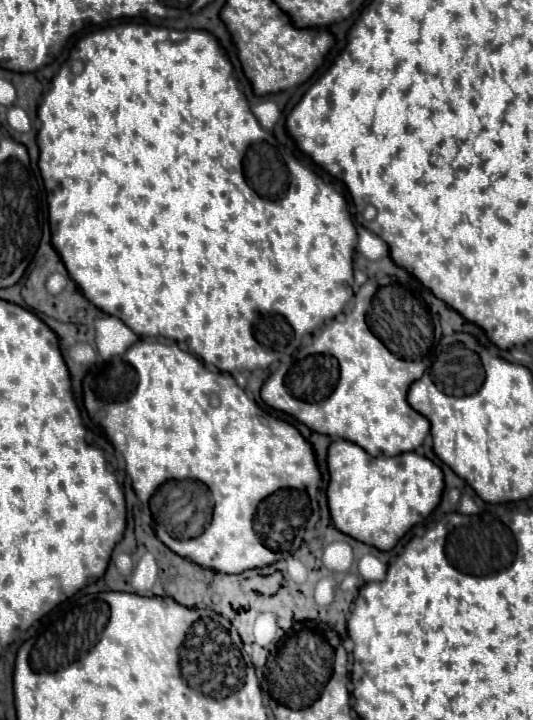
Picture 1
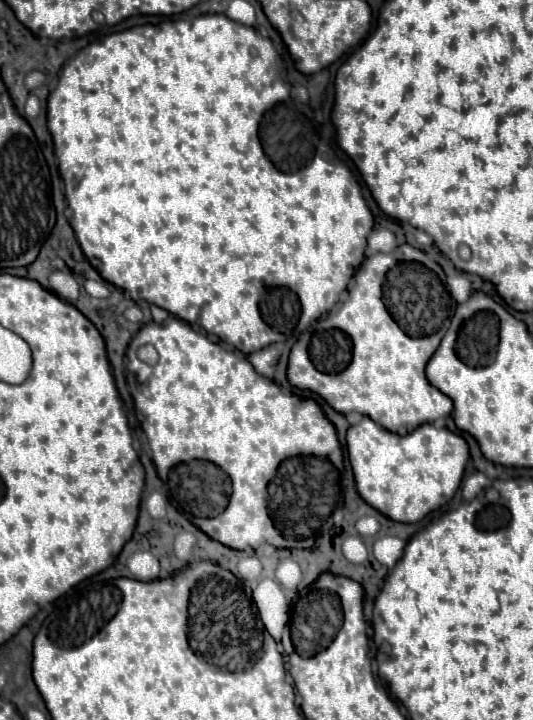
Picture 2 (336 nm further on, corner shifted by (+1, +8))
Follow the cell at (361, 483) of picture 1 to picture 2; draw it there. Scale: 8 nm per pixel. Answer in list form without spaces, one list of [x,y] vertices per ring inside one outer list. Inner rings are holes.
[[[365,416],[359,424],[349,426],[345,440],[359,496],[395,522],[417,522],[449,502],[461,484],[469,458],[463,436],[447,428],[437,430],[433,424],[423,424],[407,436],[397,436]]]

